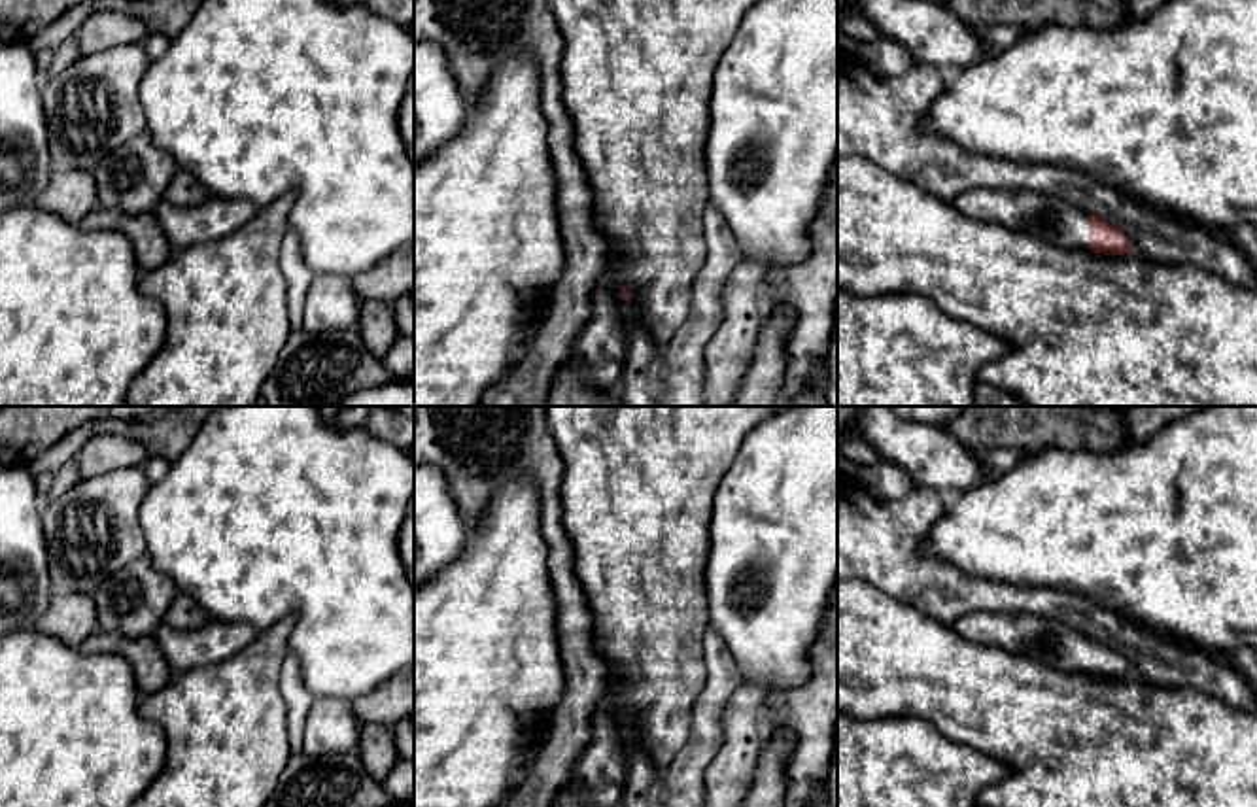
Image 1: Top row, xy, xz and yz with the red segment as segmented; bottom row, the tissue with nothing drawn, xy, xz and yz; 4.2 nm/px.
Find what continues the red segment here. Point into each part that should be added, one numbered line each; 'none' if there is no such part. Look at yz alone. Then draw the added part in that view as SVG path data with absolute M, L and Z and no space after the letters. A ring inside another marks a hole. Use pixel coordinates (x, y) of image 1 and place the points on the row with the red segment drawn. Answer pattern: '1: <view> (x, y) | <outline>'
1: yz (1053, 220) | M1025 187L970 189L951 202L960 214L1042 238L1068 249L1089 249L1089 214L1047 193Z

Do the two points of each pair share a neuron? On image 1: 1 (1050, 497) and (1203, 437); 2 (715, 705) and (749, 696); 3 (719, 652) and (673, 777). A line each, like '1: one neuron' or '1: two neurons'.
1: one neuron
2: two neurons
3: one neuron

